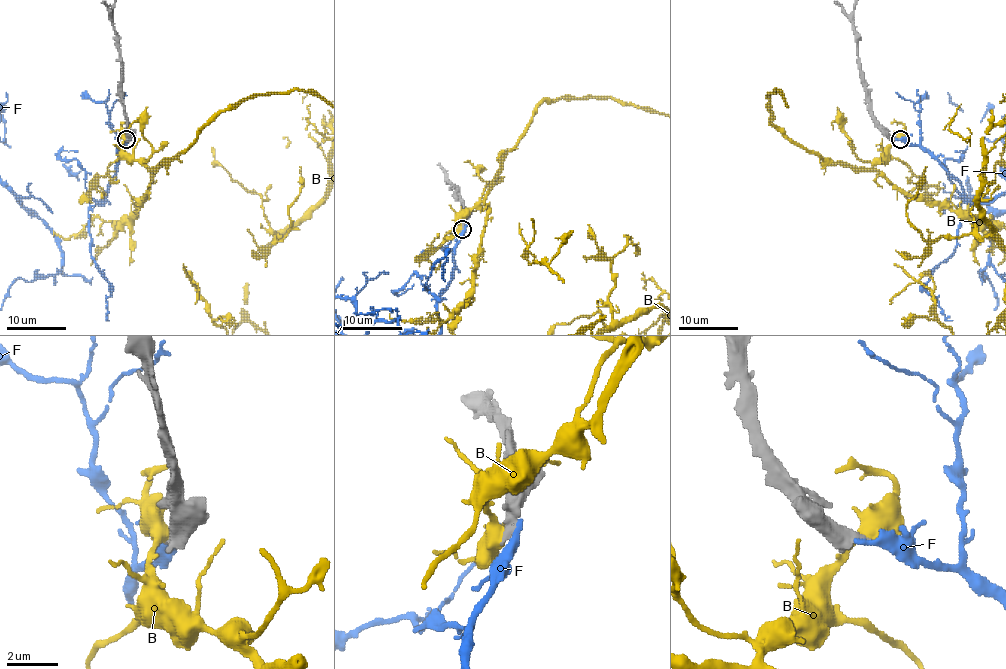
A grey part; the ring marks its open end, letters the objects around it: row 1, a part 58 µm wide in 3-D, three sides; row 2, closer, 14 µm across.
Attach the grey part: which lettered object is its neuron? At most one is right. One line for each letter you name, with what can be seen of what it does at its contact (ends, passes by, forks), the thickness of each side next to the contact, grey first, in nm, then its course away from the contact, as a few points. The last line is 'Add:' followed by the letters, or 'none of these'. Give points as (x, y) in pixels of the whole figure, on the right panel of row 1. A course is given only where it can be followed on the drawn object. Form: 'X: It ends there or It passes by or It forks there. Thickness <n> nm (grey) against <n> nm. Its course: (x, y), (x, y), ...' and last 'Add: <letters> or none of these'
Add: none of these

